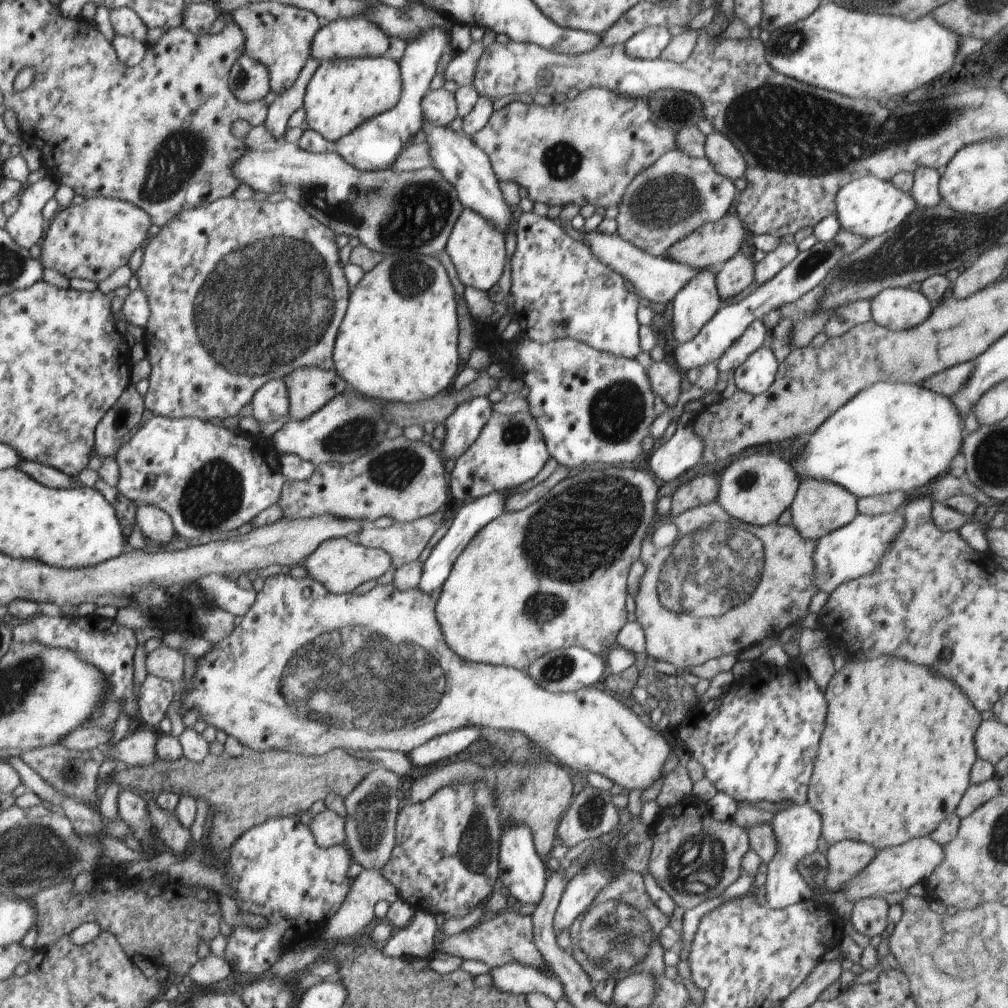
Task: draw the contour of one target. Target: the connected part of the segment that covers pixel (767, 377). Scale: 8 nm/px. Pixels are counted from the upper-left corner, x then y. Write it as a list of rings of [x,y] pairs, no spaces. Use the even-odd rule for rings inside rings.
[[[767,345],[755,350],[731,373],[737,390],[759,395],[770,388],[776,378],[779,362]]]

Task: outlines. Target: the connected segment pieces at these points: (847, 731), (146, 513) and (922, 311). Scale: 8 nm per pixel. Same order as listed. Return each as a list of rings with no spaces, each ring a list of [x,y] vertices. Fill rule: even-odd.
[[[878,656],[874,660],[852,657],[839,671],[835,671],[825,688],[828,716],[826,716],[825,727],[822,731],[820,744],[818,744],[816,760],[814,760],[813,772],[807,790],[807,802],[816,812],[820,813],[822,838],[829,845],[848,839],[872,844],[879,851],[883,848],[904,844],[908,840],[929,836],[942,820],[955,813],[961,798],[971,785],[969,776],[972,765],[977,759],[974,737],[982,720],[979,710],[970,703],[968,696],[956,684],[946,678],[932,676],[930,668],[924,668],[918,664],[908,664],[906,660],[900,660],[900,658],[894,658],[892,666],[880,668],[882,658],[892,660],[893,657]]]
[[[154,505],[138,506],[135,522],[147,541],[155,545],[167,545],[176,535],[170,516]]]
[[[910,287],[882,290],[871,300],[872,321],[893,331],[903,331],[922,324],[930,316],[932,306],[922,291]]]

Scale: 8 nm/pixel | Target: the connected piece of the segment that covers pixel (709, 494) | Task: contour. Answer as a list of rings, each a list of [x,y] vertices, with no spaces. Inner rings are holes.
[[[712,474],[698,475],[693,480],[682,484],[673,494],[671,510],[668,514],[670,516],[680,516],[680,514],[684,514],[684,512],[688,512],[688,510],[692,510],[696,506],[706,506],[706,504],[716,502],[719,494],[719,484],[714,477],[715,475],[712,476]]]

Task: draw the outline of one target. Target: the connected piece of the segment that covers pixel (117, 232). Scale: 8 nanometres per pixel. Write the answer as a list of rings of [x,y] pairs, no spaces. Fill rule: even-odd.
[[[102,197],[85,199],[81,204],[70,205],[54,214],[41,245],[41,263],[45,268],[60,272],[67,279],[86,278],[92,282],[102,282],[120,266],[129,264],[134,250],[146,242],[150,224],[152,224],[151,216],[148,216],[143,208],[136,208],[135,204],[130,204],[125,200]]]

